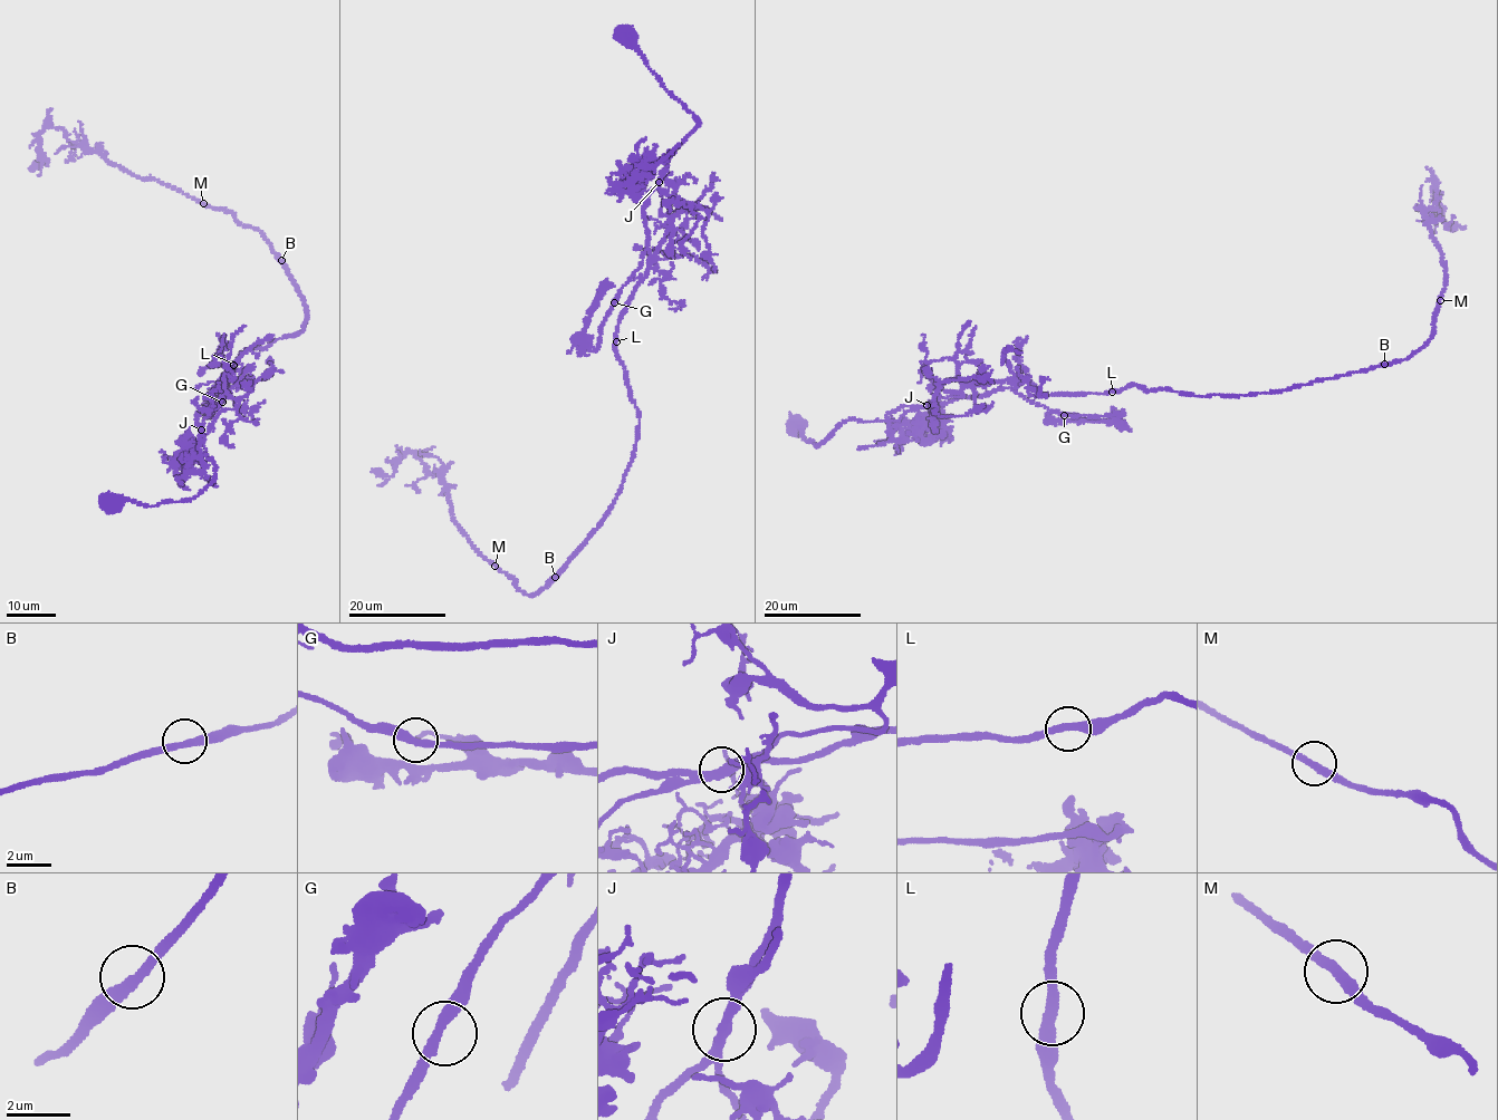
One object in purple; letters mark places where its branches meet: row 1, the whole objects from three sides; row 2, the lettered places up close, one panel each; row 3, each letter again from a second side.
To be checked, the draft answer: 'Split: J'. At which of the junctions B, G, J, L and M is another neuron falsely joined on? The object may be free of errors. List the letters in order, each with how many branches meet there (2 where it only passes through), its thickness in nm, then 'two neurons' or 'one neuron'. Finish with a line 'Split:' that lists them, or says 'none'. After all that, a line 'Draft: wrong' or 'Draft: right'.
B: 2 branches meet; 340 nm thick; one neuron
G: 2 branches meet; 320 nm thick; one neuron
J: 2 branches meet; 340 nm thick; two neurons
L: 2 branches meet; 340 nm thick; one neuron
M: 2 branches meet; 320 nm thick; one neuron
Split: J
Draft: right

